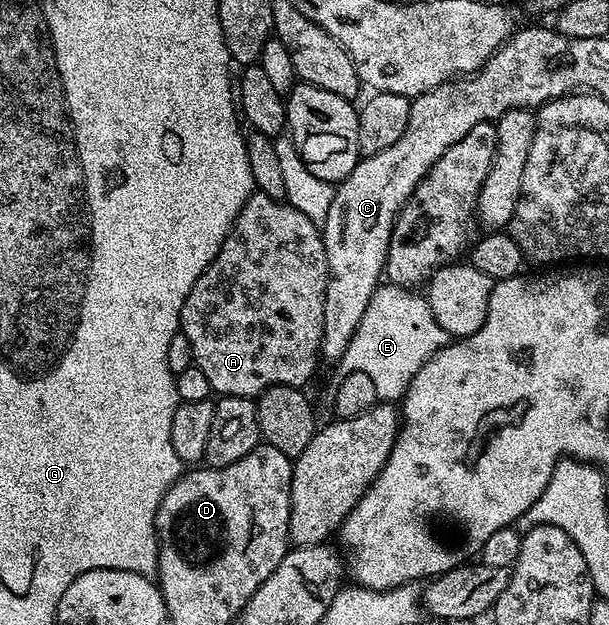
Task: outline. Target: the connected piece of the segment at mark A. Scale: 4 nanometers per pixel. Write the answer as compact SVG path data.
M258 190L252 192L250 198L245 202L241 214L235 219L231 233L225 238L219 253L215 255L215 261L203 271L201 278L197 278L193 290L189 290L189 298L185 298L185 306L181 306L179 315L179 327L185 334L185 338L189 338L191 343L191 359L194 367L201 369L205 373L205 378L209 378L212 393L219 396L258 398L267 388L278 384L288 384L294 388L307 386L311 375L315 372L315 367L321 364L319 347L323 341L325 294L327 293L328 279L327 251L320 225L316 221L310 220L306 214L297 210L292 204L269 198L269 194Z

